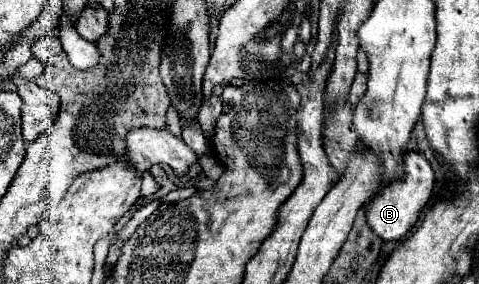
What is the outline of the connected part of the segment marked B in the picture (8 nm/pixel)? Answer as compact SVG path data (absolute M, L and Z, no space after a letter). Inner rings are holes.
M405 151L403 159L401 159L401 165L403 165L403 175L393 179L385 187L385 191L379 191L369 201L369 209L365 209L365 215L369 211L367 223L369 223L371 231L375 235L379 235L383 241L397 241L397 239L401 239L403 235L407 235L413 229L413 225L417 223L423 207L431 199L433 185L435 185L433 169L419 151Z

